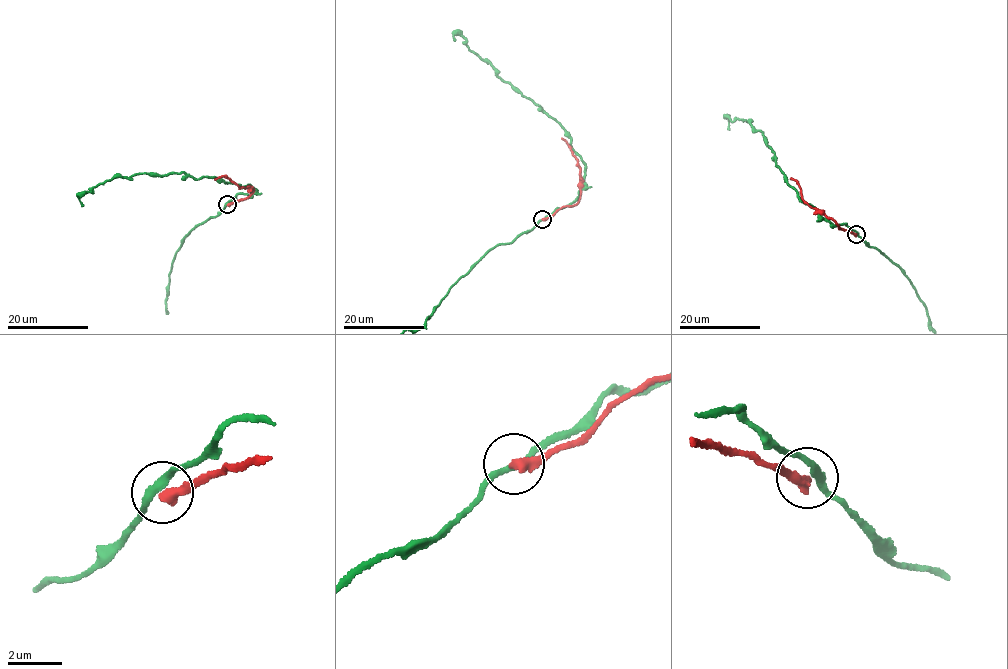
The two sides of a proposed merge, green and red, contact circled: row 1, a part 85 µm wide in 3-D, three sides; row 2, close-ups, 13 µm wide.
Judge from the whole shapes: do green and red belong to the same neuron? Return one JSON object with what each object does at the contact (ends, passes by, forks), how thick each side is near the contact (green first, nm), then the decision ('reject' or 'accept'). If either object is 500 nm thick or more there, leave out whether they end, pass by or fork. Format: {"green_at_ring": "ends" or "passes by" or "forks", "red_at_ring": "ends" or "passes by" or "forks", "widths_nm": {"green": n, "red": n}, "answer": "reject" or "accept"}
{"green_at_ring": "passes by", "red_at_ring": "ends", "widths_nm": {"green": 220, "red": 380}, "answer": "reject"}

